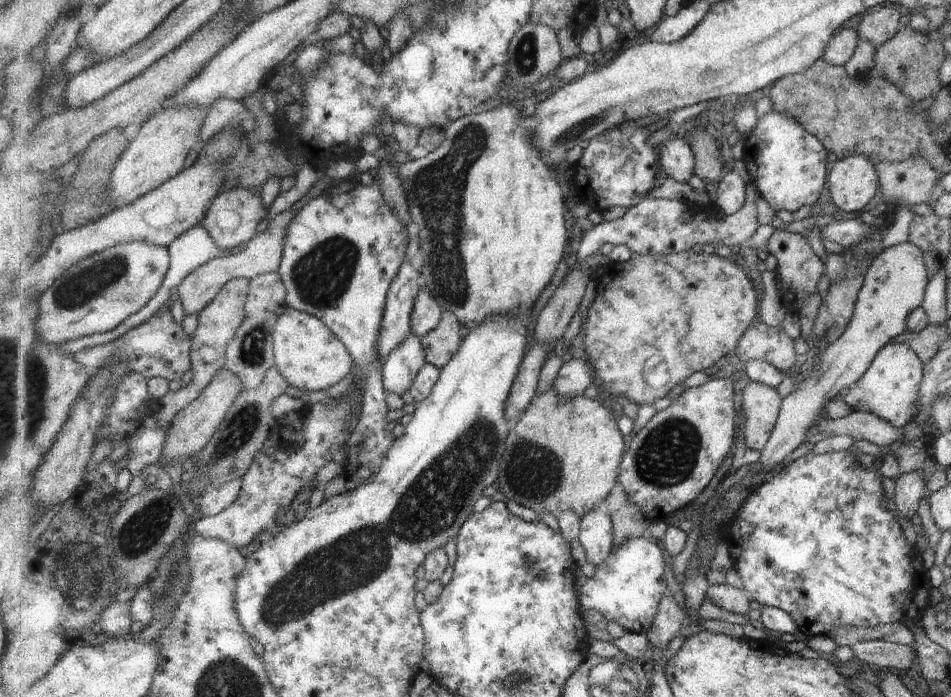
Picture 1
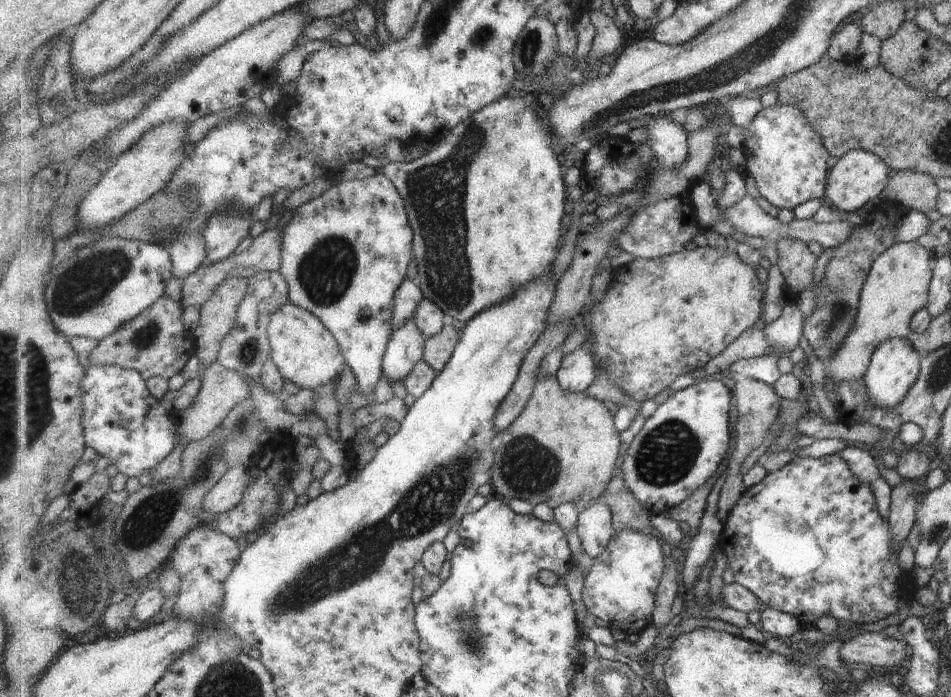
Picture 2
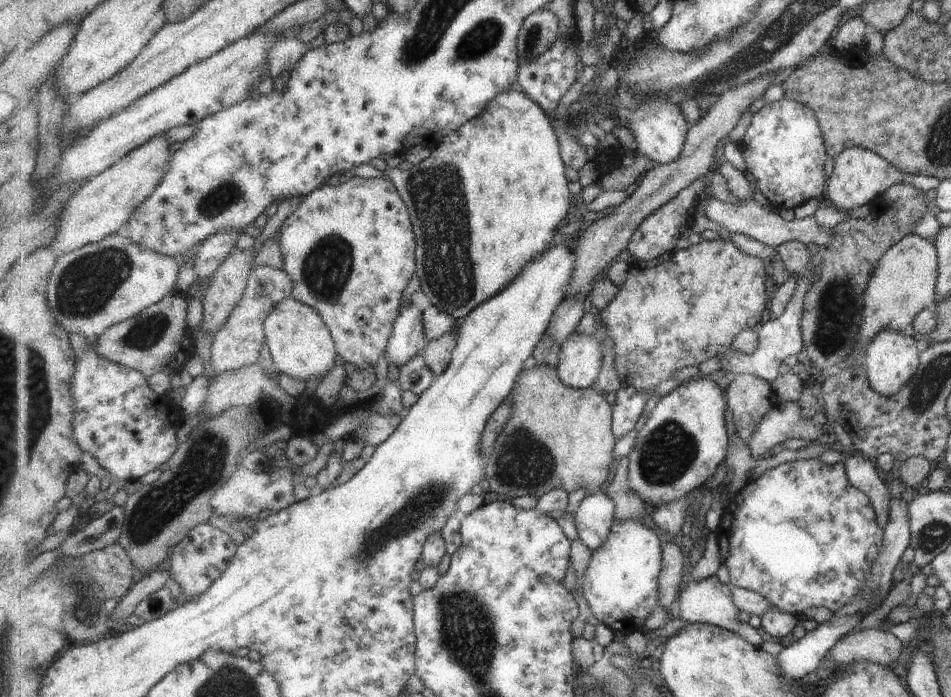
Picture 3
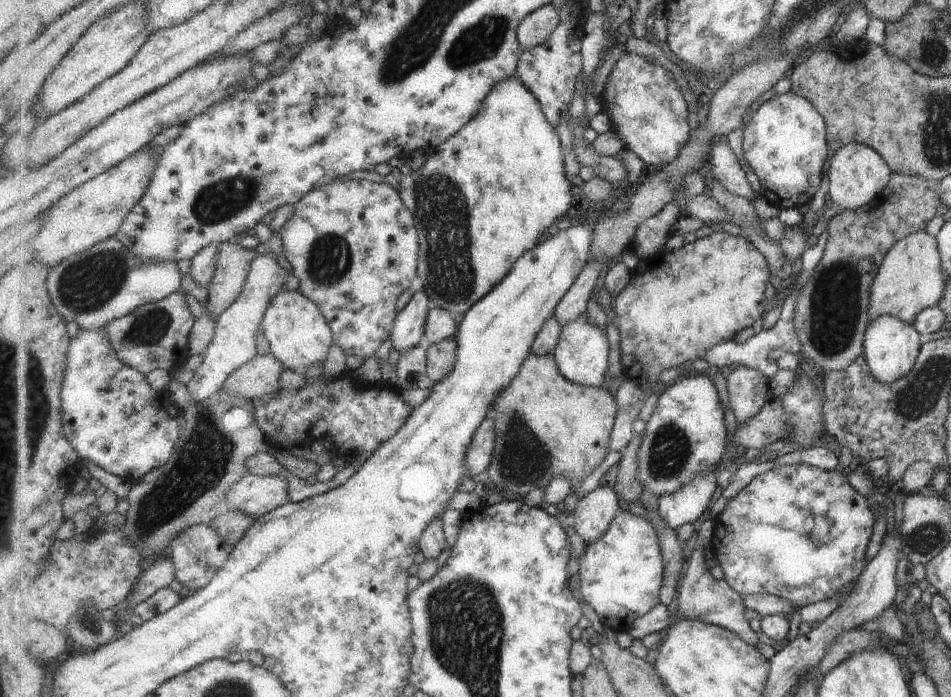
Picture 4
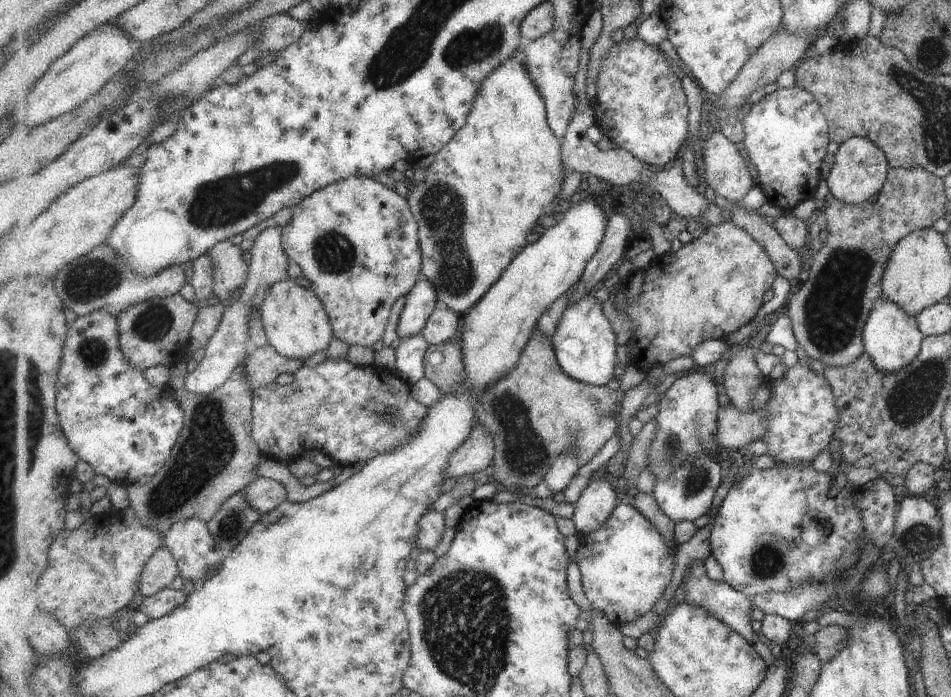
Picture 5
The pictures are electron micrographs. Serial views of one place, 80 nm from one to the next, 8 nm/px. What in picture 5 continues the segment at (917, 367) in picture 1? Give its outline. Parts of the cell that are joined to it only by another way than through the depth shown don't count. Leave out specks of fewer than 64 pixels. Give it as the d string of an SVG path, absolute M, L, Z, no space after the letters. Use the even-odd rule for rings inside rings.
M878 301L870 311L862 329L862 344L874 368L883 373L897 373L907 367L919 354L923 334L916 328L913 317L890 301Z

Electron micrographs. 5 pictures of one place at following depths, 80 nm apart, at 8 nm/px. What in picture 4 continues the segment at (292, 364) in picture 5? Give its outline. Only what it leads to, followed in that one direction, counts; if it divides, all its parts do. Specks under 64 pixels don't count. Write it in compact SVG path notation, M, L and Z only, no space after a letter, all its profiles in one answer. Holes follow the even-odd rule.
M257 354L254 360L247 362L240 370L229 376L223 384L223 392L237 394L245 400L269 396L279 389L279 376L285 370L285 364L277 360L277 356L270 354Z

